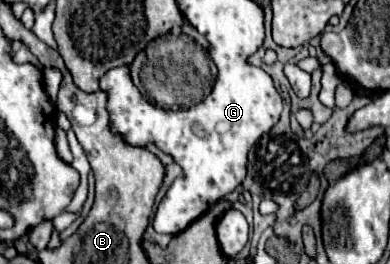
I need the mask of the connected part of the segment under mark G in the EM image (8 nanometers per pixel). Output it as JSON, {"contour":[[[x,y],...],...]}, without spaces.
{"contour":[[[251,64],[247,66],[247,70],[245,70],[245,66],[243,66],[243,70],[239,70],[239,66],[229,66],[225,70],[225,84],[213,84],[211,94],[203,102],[199,102],[187,110],[177,110],[177,112],[163,110],[163,108],[151,104],[139,92],[139,88],[133,84],[131,70],[127,66],[109,70],[101,78],[101,90],[107,94],[107,110],[111,114],[111,130],[115,134],[119,134],[125,140],[125,144],[147,146],[153,142],[159,150],[169,154],[183,168],[183,174],[185,174],[183,196],[175,196],[177,204],[173,204],[173,208],[171,208],[171,204],[159,204],[157,212],[153,216],[153,228],[157,232],[165,232],[165,234],[177,234],[177,232],[185,230],[187,224],[191,224],[195,218],[205,214],[219,198],[233,192],[243,182],[243,178],[247,174],[247,152],[249,152],[249,148],[265,132],[269,132],[273,128],[273,124],[277,124],[281,110],[283,110],[283,100],[281,100],[277,88],[273,84],[273,78],[261,68],[255,70]]]}

